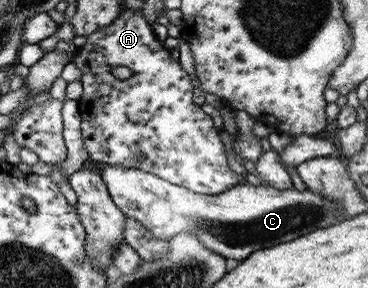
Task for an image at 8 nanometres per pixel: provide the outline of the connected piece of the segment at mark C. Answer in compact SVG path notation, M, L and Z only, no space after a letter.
M118 164L98 167L98 175L114 206L126 218L135 220L152 238L168 242L176 235L191 233L206 250L238 261L257 249L292 241L344 220L339 206L306 187L303 191L293 186L280 190L264 183L260 186L240 183L222 193L199 194L157 175Z

